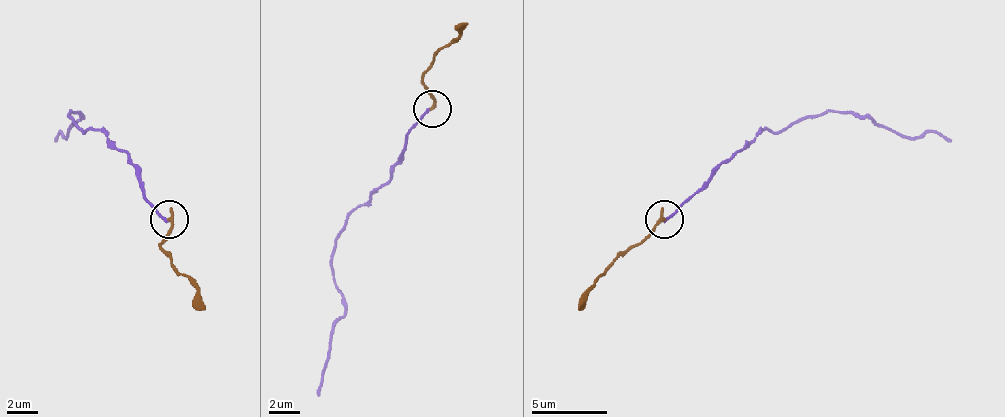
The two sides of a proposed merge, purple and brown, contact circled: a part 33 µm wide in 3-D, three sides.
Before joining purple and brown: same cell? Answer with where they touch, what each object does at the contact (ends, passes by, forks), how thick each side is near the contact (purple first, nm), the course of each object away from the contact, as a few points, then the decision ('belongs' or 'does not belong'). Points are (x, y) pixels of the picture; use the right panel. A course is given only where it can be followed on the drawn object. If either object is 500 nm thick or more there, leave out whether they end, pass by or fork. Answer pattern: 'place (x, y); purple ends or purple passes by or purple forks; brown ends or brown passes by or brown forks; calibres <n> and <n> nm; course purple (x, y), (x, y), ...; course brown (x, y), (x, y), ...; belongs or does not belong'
place (664, 219); purple ends; brown ends; calibres 170 and 260 nm; course purple (663, 220), (761, 129), (776, 133), (807, 118), (841, 110), (871, 118), (905, 137), (943, 133), (950, 141); course brown (663, 220), (625, 250), (591, 288), (580, 311); does not belong

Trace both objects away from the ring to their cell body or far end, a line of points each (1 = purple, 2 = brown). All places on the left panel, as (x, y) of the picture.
1: (170, 220), (147, 201), (132, 159), (98, 129), (83, 133), (68, 118), (72, 110), (83, 118), (53, 141)
2: (170, 220), (163, 250), (197, 288), (204, 311)

